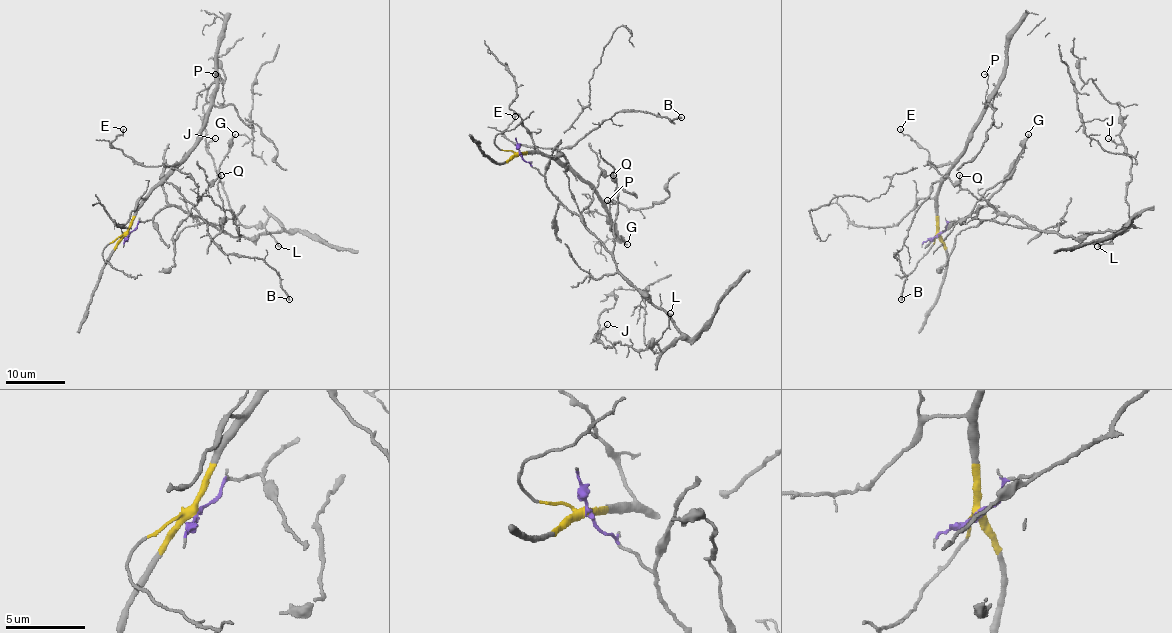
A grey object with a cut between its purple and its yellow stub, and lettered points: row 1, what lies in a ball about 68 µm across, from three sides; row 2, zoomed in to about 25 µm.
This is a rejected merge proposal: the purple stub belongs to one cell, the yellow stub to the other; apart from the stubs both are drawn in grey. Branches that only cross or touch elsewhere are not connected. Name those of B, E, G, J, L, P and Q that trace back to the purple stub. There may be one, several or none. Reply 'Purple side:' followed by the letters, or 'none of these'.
Purple side: G, J, L, Q

